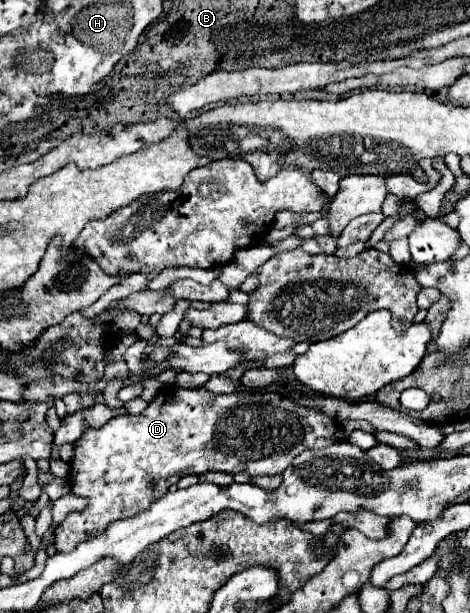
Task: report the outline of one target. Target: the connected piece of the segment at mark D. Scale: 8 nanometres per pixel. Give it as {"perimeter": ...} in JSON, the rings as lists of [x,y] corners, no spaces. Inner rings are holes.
{"perimeter":[[[164,386],[158,396],[150,402],[150,406],[138,414],[124,414],[124,416],[116,416],[112,420],[108,420],[102,428],[86,428],[82,438],[74,442],[74,460],[72,460],[72,470],[70,470],[70,488],[76,496],[82,496],[88,500],[88,506],[82,512],[72,512],[66,516],[66,520],[56,528],[56,538],[54,538],[54,546],[56,552],[70,552],[74,550],[74,546],[78,546],[78,542],[84,542],[86,538],[94,538],[94,534],[102,534],[102,530],[106,530],[106,526],[110,526],[110,522],[116,522],[118,518],[130,518],[130,514],[140,514],[142,510],[146,510],[146,506],[150,506],[150,502],[156,502],[158,498],[162,498],[162,494],[168,492],[168,488],[172,484],[176,484],[182,476],[186,474],[204,474],[204,472],[228,472],[228,474],[238,474],[238,472],[246,472],[250,476],[274,476],[274,474],[282,474],[286,470],[286,466],[292,464],[294,456],[298,456],[300,452],[308,450],[308,448],[324,448],[328,444],[334,442],[334,434],[338,430],[338,424],[334,418],[324,416],[318,410],[308,410],[298,406],[296,402],[280,396],[278,392],[270,392],[270,390],[256,390],[256,392],[248,392],[248,390],[236,390],[232,394],[214,394],[208,392],[206,388],[178,388],[178,386]]]}

